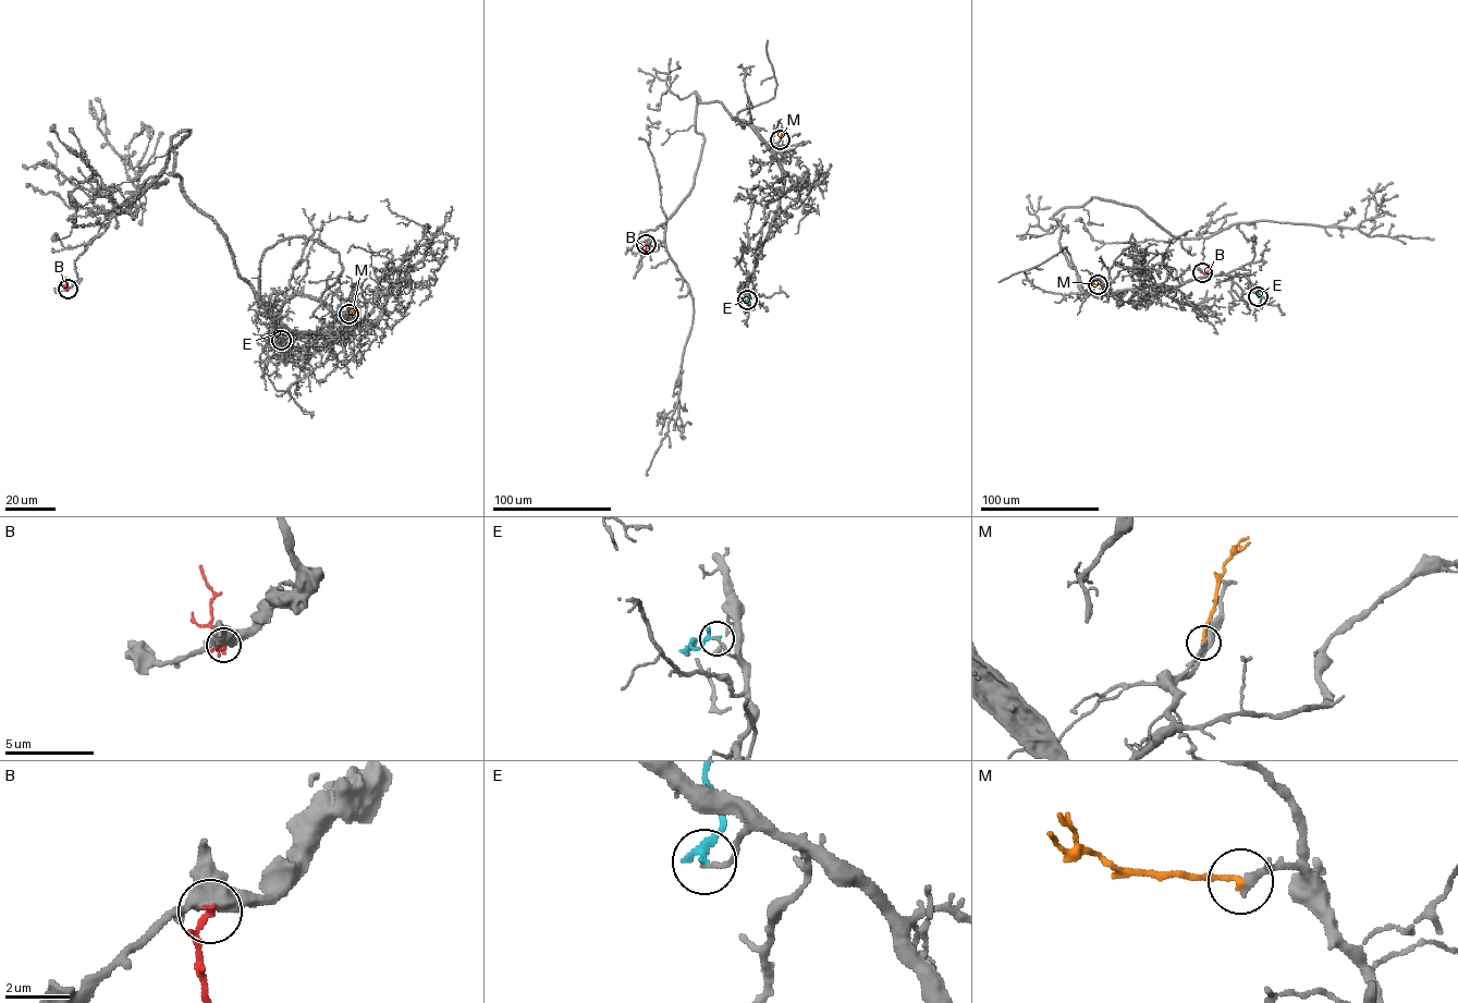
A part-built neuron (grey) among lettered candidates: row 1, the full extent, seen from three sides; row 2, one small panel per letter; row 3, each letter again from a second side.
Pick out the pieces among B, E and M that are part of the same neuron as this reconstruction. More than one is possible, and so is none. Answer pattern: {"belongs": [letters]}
{"belongs": ["M"]}

